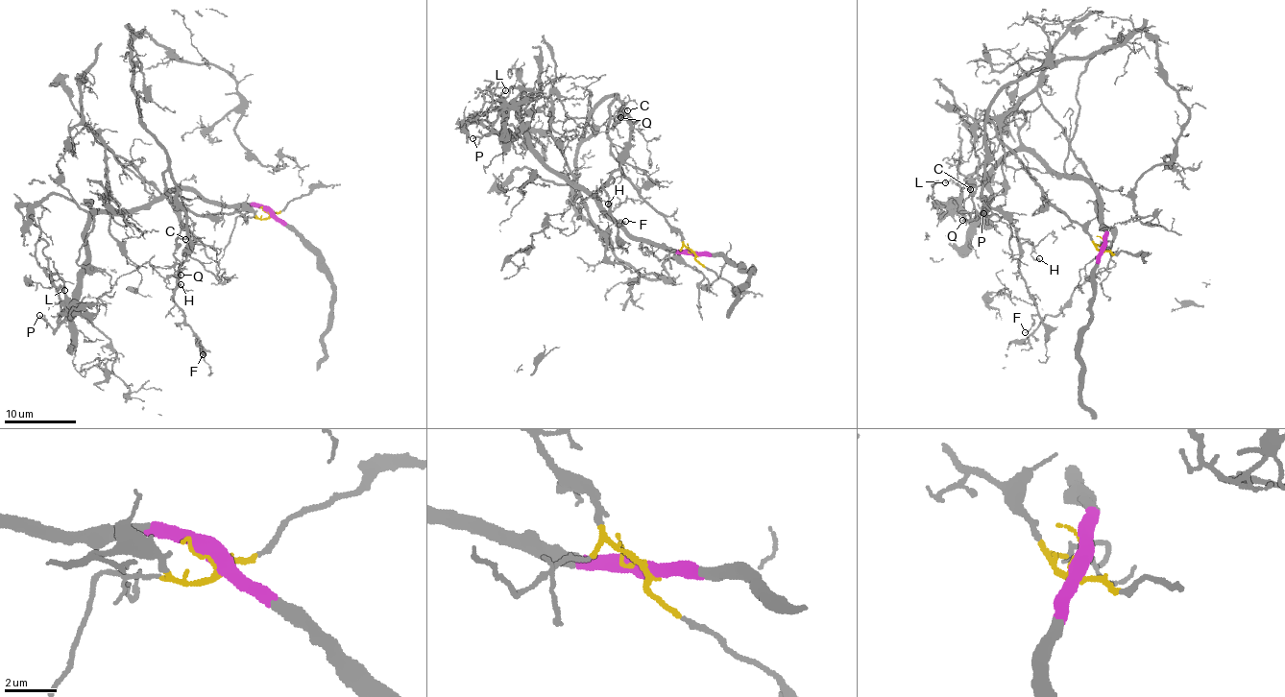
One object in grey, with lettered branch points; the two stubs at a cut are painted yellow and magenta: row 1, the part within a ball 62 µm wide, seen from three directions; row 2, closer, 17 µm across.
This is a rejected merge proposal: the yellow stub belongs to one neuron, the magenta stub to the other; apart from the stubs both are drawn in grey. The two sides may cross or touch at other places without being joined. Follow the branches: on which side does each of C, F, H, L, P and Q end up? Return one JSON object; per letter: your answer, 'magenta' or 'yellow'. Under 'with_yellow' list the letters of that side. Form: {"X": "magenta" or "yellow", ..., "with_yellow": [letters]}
{"C": "yellow", "F": "yellow", "H": "yellow", "L": "magenta", "P": "magenta", "Q": "yellow", "with_yellow": ["C", "F", "H", "Q"]}

